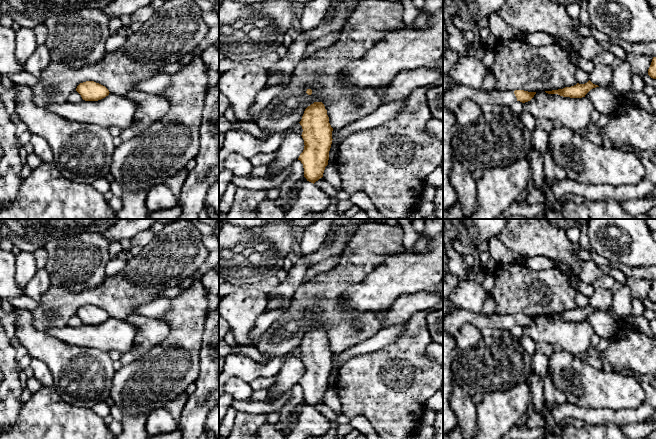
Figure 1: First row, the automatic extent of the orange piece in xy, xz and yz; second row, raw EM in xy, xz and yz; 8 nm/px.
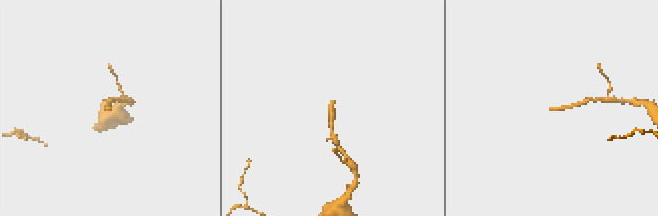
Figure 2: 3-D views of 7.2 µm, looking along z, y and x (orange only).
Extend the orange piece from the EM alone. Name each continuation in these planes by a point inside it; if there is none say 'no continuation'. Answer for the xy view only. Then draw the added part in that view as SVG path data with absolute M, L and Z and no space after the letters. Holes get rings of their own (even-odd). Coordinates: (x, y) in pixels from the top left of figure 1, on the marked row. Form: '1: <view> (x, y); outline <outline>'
no continuation

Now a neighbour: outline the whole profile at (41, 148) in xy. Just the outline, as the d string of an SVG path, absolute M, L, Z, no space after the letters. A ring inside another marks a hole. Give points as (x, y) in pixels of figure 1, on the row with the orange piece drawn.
M32 135L30 143L33 146L33 154L38 156L42 163L53 162L53 152L48 142L38 135Z

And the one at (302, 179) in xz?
M302 176L300 179L299 179L299 182L297 183L296 187L294 188L294 195L290 198L290 204L293 204L297 199L298 199L298 194L299 194L299 191L303 185L303 183L307 181L307 179Z

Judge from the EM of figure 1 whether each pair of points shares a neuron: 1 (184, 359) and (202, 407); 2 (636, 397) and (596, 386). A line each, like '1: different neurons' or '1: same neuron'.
1: different neurons
2: same neuron

